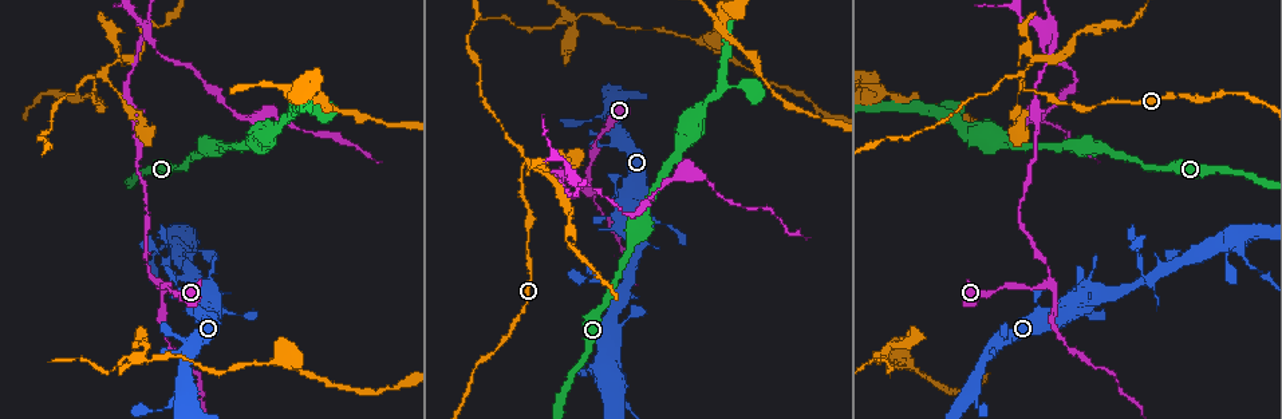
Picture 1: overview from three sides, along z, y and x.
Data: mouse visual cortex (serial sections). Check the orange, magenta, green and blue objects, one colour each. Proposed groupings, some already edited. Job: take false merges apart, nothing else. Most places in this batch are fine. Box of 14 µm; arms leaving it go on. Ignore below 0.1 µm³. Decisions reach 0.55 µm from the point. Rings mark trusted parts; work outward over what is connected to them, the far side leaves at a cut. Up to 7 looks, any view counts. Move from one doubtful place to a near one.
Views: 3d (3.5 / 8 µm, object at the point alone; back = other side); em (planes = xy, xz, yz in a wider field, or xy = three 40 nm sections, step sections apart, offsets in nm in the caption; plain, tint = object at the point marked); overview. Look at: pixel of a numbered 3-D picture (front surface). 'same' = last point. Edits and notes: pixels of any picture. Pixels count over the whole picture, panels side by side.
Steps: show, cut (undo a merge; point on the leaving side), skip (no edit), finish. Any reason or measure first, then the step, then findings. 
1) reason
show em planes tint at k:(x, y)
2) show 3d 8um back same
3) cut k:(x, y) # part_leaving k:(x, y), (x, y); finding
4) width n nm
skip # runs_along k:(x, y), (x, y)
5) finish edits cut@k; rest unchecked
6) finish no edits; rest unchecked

abrupt turn
show 3d 3.5um at 1:(1023, 85)

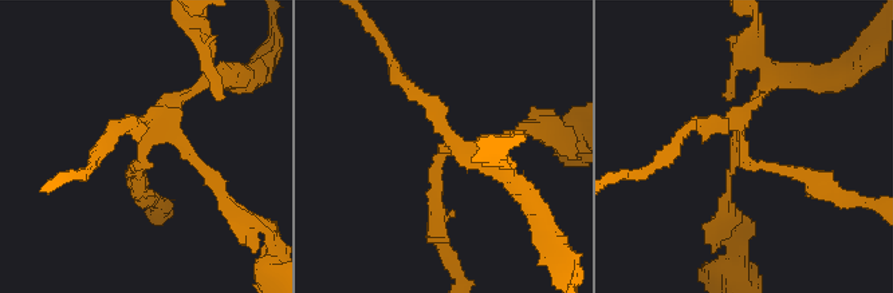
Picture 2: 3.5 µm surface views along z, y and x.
arms 4; arm_widths 150, 150, 200, 200 nm
show em planes tint at 2:(746, 151)

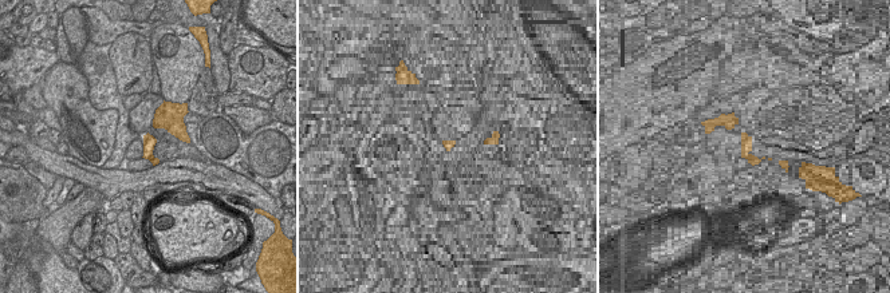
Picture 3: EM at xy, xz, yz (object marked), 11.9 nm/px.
cut 2:(444, 129) # part_leaving 2:(443, 149), (447, 141), (520, 186); a second cell is stuck on

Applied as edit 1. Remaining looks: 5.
abrupt turn
show 3d 8um at 1:(158, 283)

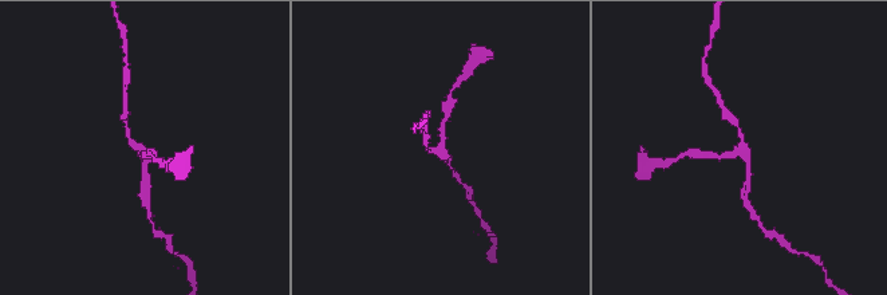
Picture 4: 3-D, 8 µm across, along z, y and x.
arms 3; arm_widths 150, 150, 200 nm
show em xy step 3 tint at 4:(738, 149)

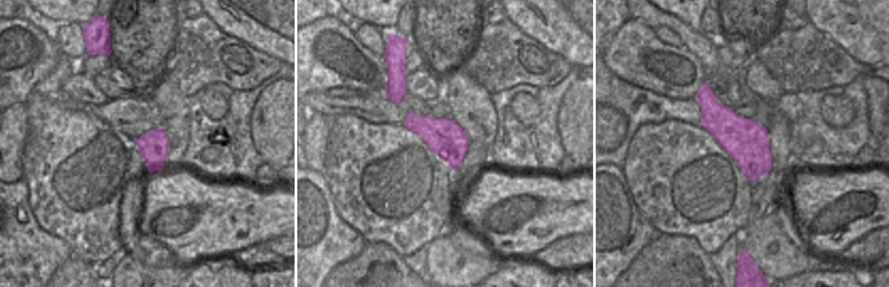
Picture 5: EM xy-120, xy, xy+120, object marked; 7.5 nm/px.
skip # all the same cell

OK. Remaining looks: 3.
looks like a crossing
show 3d 8um at 1:(1046, 31)

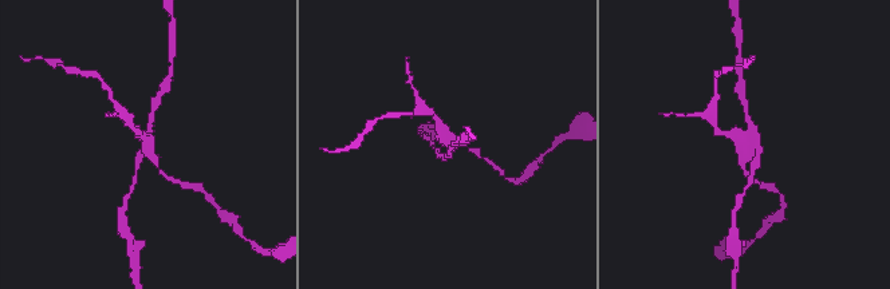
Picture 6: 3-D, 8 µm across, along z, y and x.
arms 4; arm_widths 150, 200, 200, 250 nm
show em xy step 5 tint at 6:(144, 146)

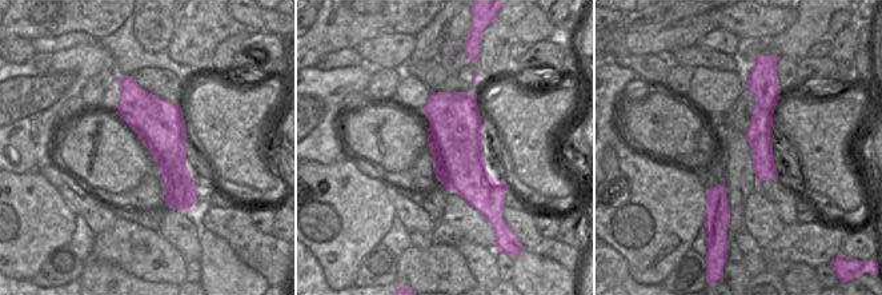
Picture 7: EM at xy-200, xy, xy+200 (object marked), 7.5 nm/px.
width 400 nm
cut 6:(438, 123) # part_leaving 6:(146, 143), (160, 170), (178, 181); two cells meet here

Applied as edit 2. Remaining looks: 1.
finish edits cut@2, cut@6; rest unchecked

